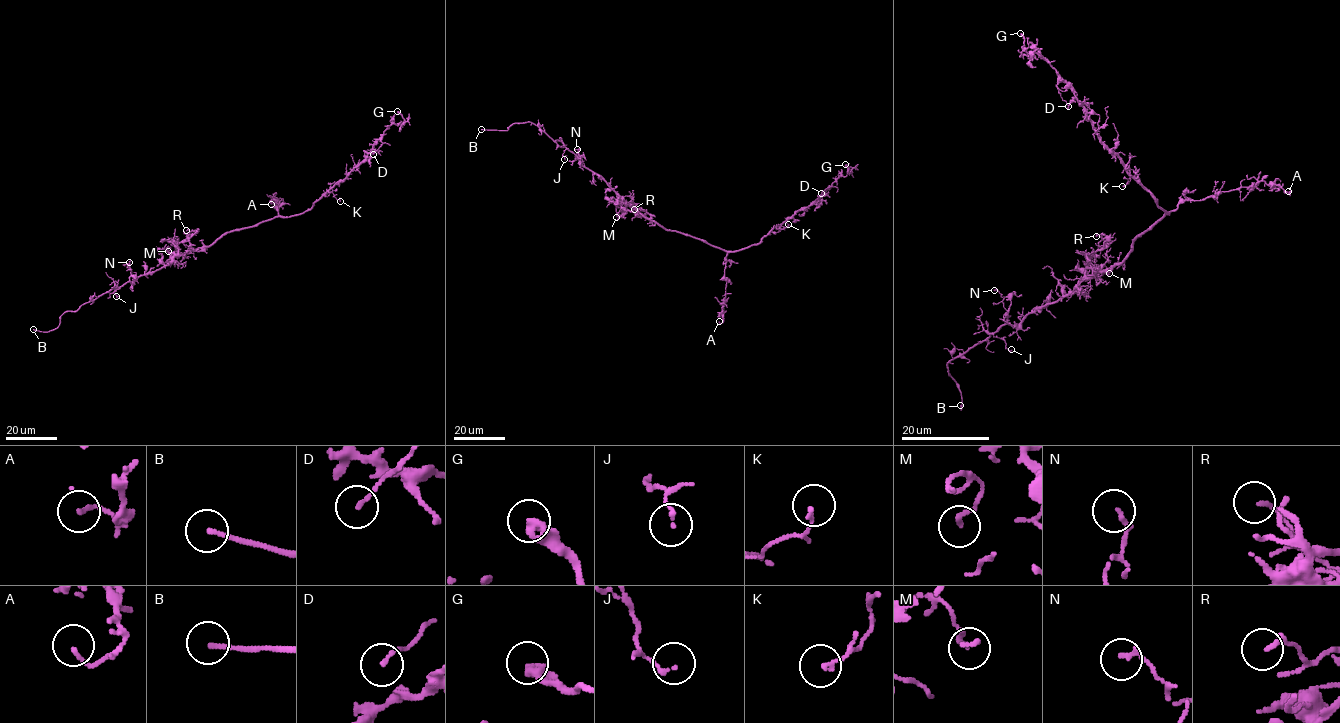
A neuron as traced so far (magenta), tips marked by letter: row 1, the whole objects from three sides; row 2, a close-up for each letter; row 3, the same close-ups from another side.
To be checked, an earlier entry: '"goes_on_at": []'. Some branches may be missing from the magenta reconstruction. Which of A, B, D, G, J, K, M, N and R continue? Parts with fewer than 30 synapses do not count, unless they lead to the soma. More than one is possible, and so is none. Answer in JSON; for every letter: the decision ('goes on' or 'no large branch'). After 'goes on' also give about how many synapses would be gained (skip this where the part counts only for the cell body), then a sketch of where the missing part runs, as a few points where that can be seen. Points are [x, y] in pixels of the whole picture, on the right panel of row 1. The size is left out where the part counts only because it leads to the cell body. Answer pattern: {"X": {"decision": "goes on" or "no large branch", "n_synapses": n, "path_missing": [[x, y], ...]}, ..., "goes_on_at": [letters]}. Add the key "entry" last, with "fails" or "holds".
{"A": {"decision": "no large branch"}, "B": {"decision": "goes on"}, "D": {"decision": "no large branch"}, "G": {"decision": "no large branch"}, "J": {"decision": "no large branch"}, "K": {"decision": "no large branch"}, "M": {"decision": "no large branch"}, "N": {"decision": "no large branch"}, "R": {"decision": "no large branch"}, "goes_on_at": ["B"], "entry": "fails"}

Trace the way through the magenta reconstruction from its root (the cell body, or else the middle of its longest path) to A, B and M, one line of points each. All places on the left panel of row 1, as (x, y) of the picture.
A: (224, 233), (276, 217), (278, 204), (275, 198), (275, 204), (271, 204)
B: (224, 233), (208, 246), (177, 254), (161, 268), (112, 288), (76, 311), (66, 311), (55, 329), (33, 329)
M: (224, 233), (208, 246), (181, 254), (168, 252), (168, 247), (168, 251)

